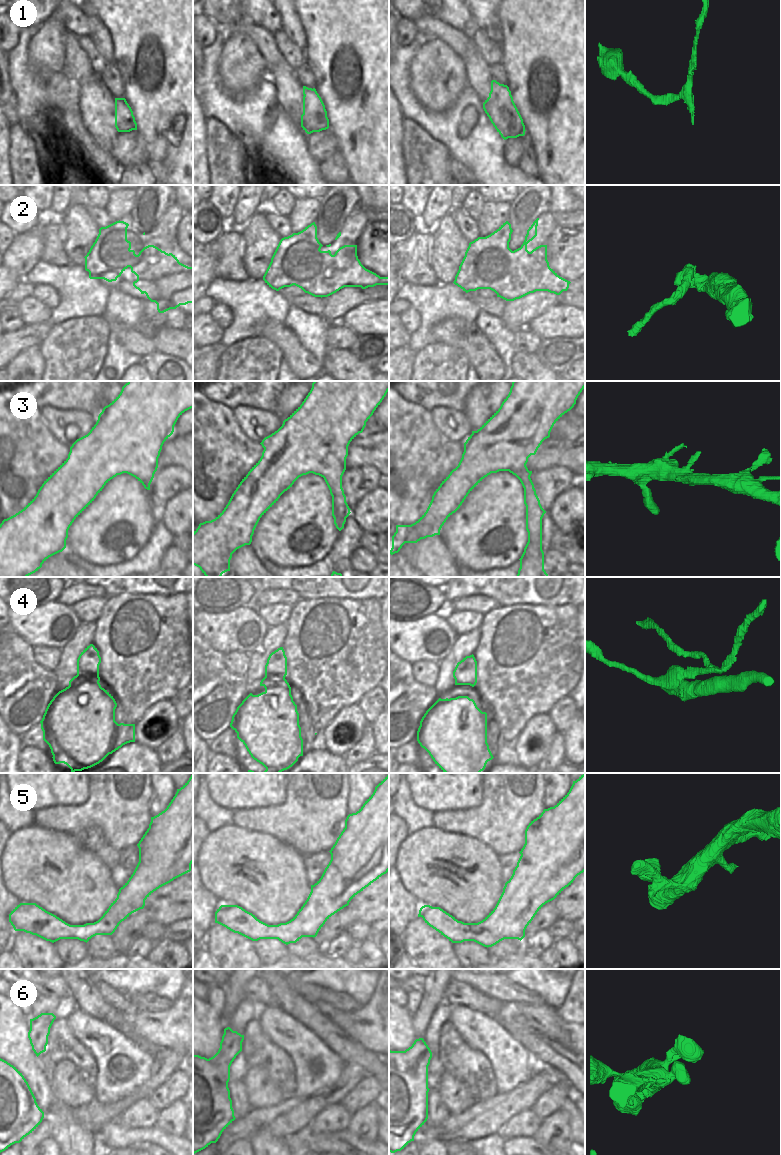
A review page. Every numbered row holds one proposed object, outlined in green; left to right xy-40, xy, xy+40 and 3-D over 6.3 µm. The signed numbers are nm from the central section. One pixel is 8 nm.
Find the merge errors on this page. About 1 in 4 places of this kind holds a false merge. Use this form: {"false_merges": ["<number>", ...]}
{"false_merges": ["1", "2", "4"]}

